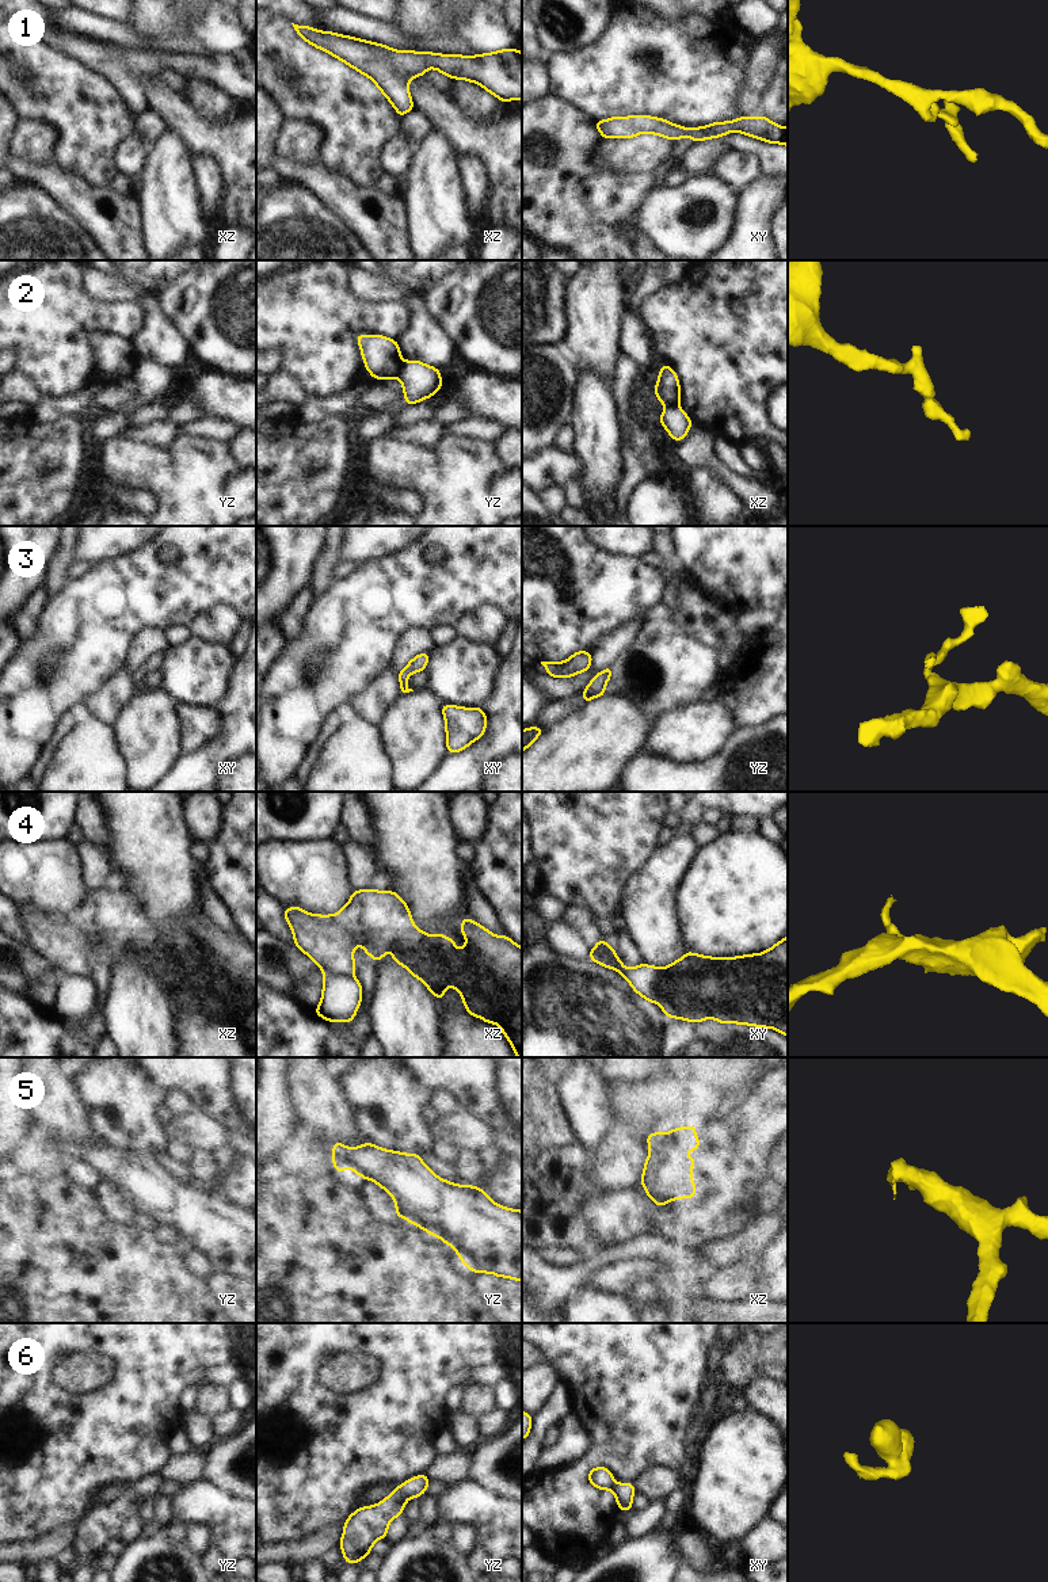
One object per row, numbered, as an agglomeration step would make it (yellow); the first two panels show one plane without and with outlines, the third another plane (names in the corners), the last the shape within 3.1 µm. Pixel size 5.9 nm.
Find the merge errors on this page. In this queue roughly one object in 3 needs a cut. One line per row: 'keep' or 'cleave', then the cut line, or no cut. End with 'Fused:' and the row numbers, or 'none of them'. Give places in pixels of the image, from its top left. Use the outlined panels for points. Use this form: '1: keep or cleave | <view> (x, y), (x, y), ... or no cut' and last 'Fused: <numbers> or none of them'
1: keep | no cut
2: cleave | yz (403, 363), (397, 376)
3: keep | no cut
4: cleave | xz (324, 974), (347, 974), (353, 976)
5: keep | no cut
6: keep | no cut
Fused: 2, 4

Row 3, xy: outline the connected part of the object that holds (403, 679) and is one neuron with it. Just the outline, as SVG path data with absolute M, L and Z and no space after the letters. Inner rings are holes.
M420 653L418 656L415 656L403 671L399 672L399 681L400 681L400 694L405 694L409 691L414 691L412 689L407 687L407 678L414 674L414 672L419 672L419 671L424 671L426 666L428 662L428 653Z

